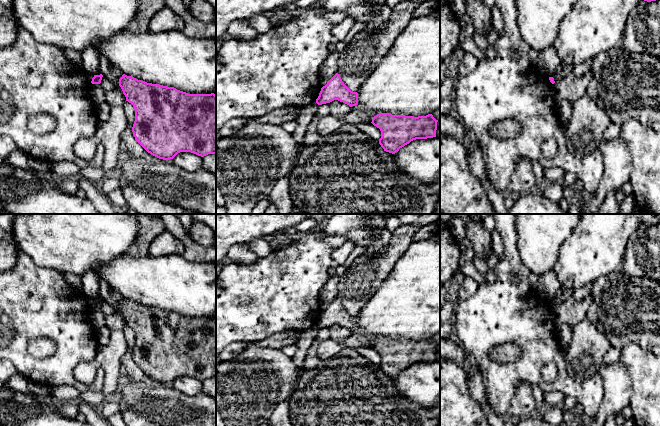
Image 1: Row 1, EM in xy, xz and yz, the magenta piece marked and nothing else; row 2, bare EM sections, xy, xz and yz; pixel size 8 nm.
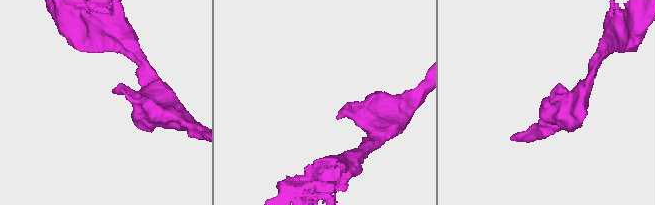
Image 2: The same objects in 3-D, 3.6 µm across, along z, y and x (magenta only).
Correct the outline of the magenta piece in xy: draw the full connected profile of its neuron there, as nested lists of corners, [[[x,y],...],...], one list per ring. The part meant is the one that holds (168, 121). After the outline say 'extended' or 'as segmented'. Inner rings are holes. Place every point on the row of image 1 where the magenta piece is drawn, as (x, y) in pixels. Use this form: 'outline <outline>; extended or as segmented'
outline [[[125,74],[119,86],[135,109],[132,132],[135,140],[151,155],[173,159],[180,152],[204,157],[216,154],[216,95],[188,94],[174,87],[147,83]]]; as segmented

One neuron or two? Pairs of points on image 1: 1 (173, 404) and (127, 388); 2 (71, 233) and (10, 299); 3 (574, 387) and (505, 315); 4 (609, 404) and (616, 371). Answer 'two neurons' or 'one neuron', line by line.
1: one neuron
2: two neurons
3: one neuron
4: one neuron

